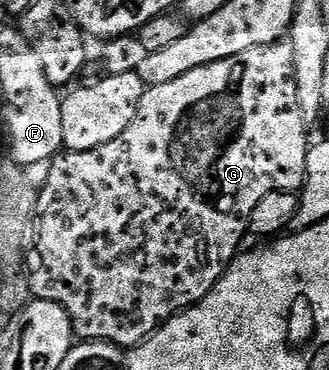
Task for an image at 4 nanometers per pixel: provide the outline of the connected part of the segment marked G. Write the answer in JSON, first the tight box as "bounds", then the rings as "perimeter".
{"bounds":[29,40,306,348],"perimeter":[[[286,40],[273,42],[267,46],[248,48],[244,52],[236,52],[236,56],[228,56],[224,60],[216,60],[207,66],[192,68],[192,72],[184,72],[184,76],[176,76],[176,80],[168,80],[168,84],[156,84],[146,89],[144,96],[140,100],[140,104],[136,108],[136,116],[132,116],[132,124],[128,124],[128,128],[124,128],[124,132],[120,132],[120,136],[116,136],[116,140],[108,140],[108,144],[100,144],[100,148],[92,148],[88,152],[66,150],[59,153],[49,163],[48,169],[50,171],[46,174],[46,183],[41,183],[38,192],[38,213],[36,215],[38,267],[35,268],[34,274],[31,273],[29,275],[31,295],[37,300],[48,300],[52,304],[60,304],[60,308],[64,308],[64,312],[68,312],[70,323],[74,329],[75,339],[83,342],[110,342],[113,346],[121,346],[123,348],[133,348],[139,342],[146,341],[146,337],[150,334],[155,334],[167,320],[174,318],[177,314],[181,314],[188,307],[194,306],[204,296],[208,296],[208,292],[219,282],[222,278],[222,273],[230,267],[231,262],[234,261],[236,255],[239,253],[240,247],[238,245],[241,244],[242,237],[247,237],[250,229],[250,213],[252,212],[252,208],[256,208],[256,204],[260,204],[260,200],[264,200],[264,196],[268,196],[268,192],[276,192],[277,190],[301,191],[302,182],[306,179],[306,171],[302,168],[294,170],[294,118],[296,119],[295,107],[297,105],[296,80],[294,79],[294,53],[290,50],[289,41]]]}

